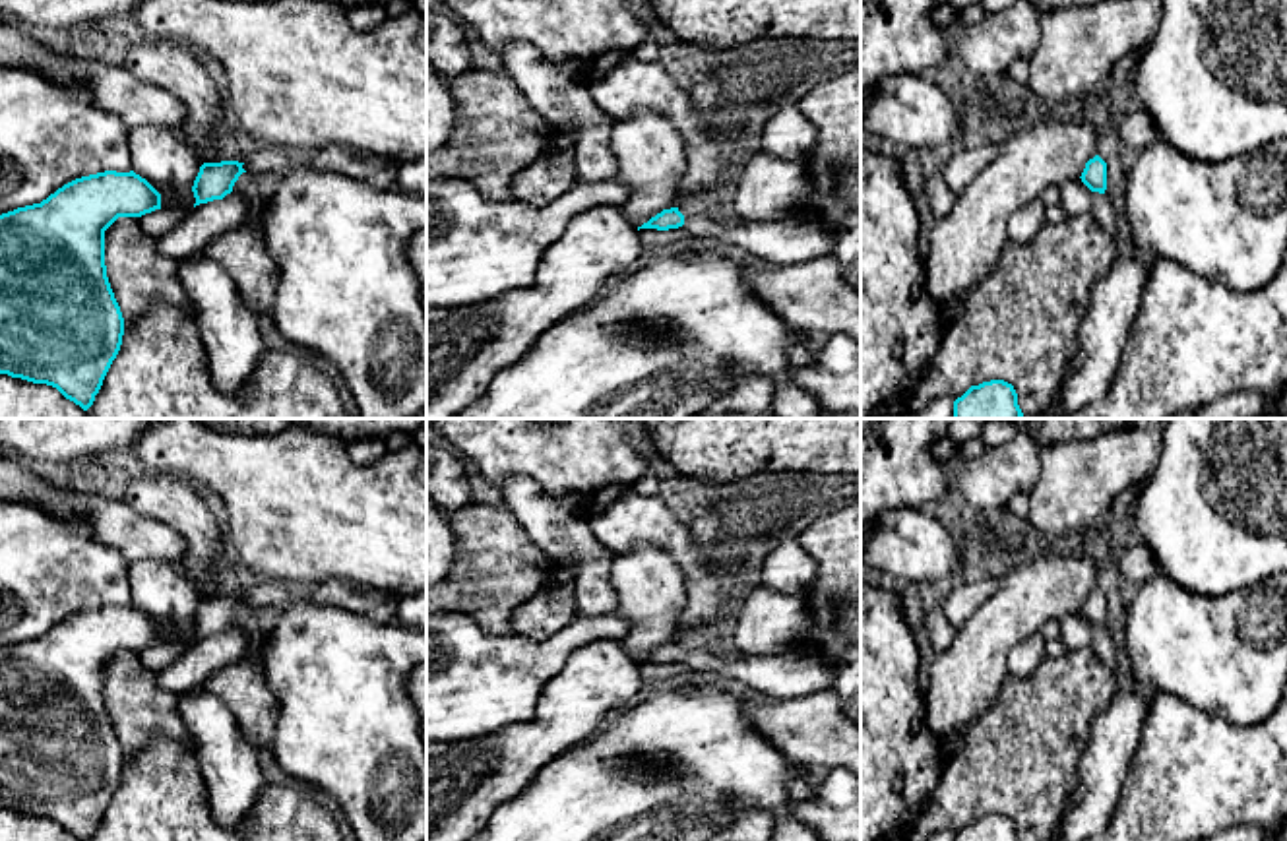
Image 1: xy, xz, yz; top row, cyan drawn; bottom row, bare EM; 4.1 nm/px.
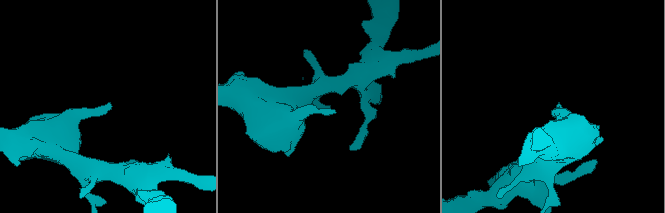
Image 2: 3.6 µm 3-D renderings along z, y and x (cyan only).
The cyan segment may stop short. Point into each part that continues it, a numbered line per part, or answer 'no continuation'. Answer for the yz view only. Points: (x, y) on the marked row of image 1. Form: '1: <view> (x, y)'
no continuation

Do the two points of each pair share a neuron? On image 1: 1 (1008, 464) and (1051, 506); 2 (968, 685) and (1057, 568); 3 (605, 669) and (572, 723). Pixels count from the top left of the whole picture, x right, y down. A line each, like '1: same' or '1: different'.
1: different
2: same
3: same

